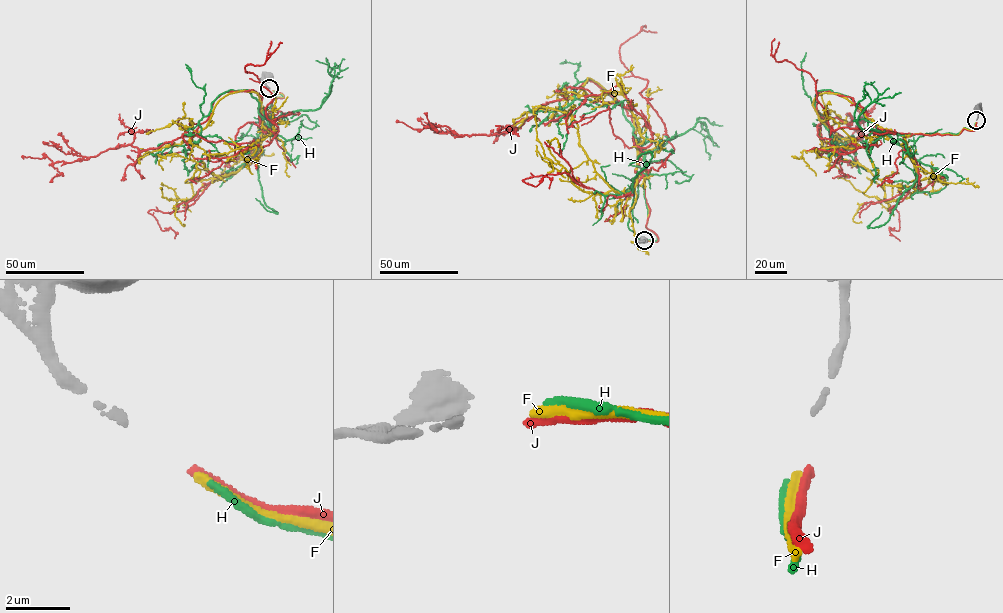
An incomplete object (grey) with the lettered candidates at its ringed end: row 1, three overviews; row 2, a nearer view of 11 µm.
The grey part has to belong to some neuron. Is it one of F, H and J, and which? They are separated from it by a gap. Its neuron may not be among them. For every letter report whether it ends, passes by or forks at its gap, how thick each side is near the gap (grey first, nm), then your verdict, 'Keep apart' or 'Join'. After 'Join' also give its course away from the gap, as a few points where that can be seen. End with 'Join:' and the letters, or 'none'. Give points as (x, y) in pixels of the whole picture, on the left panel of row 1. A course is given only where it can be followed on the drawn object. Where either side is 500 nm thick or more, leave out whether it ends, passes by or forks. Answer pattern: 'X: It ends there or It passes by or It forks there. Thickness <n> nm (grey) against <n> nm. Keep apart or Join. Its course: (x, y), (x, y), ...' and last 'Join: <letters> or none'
F: It ends there. Thickness 240 nm (grey) against 320 nm. Keep apart
H: It ends there. Thickness 240 nm (grey) against 220 nm. Keep apart
J: It ends there. Thickness 240 nm (grey) against 280 nm. Keep apart
Join: none

